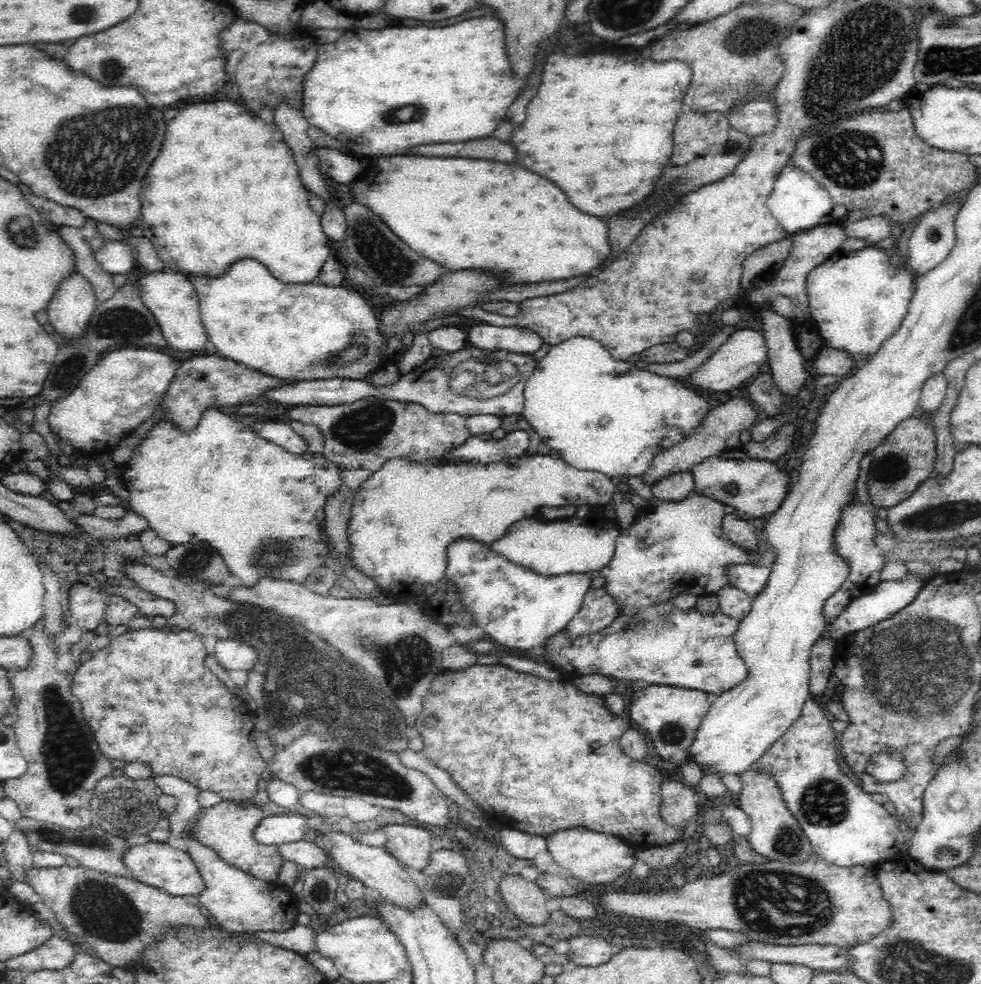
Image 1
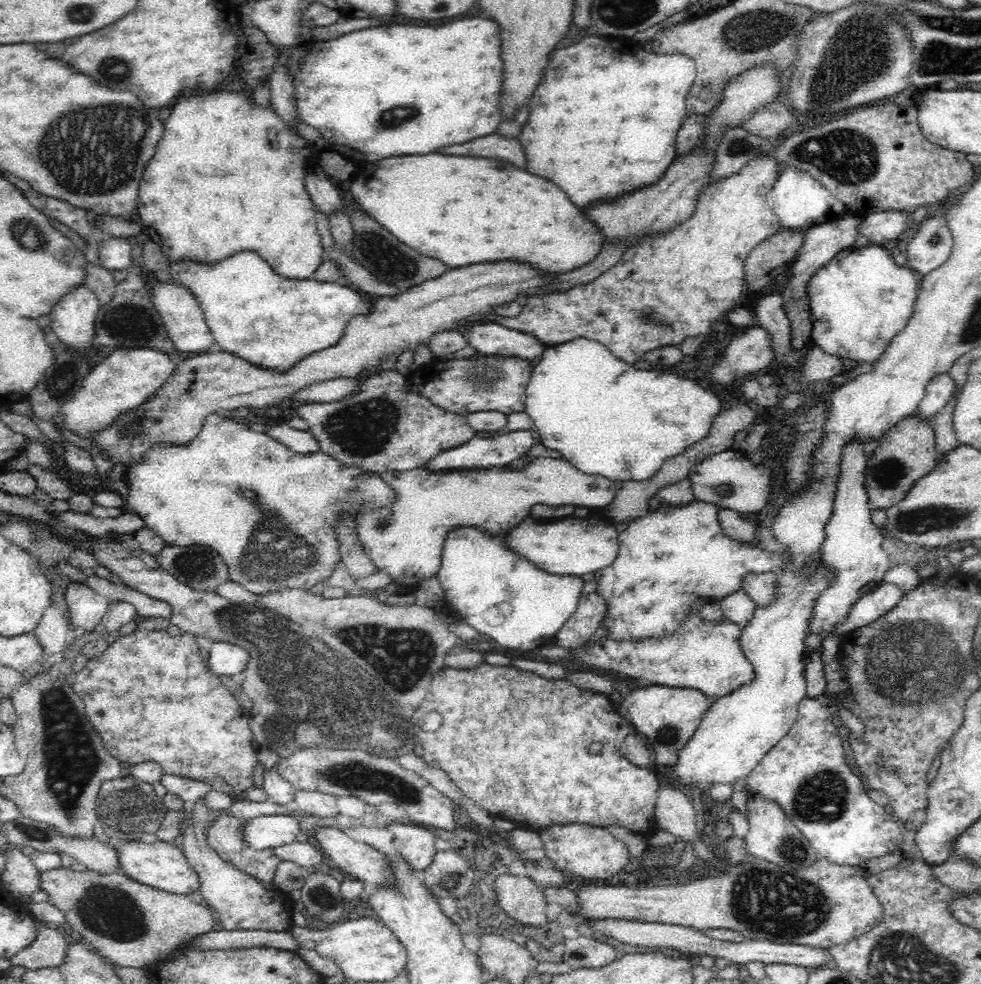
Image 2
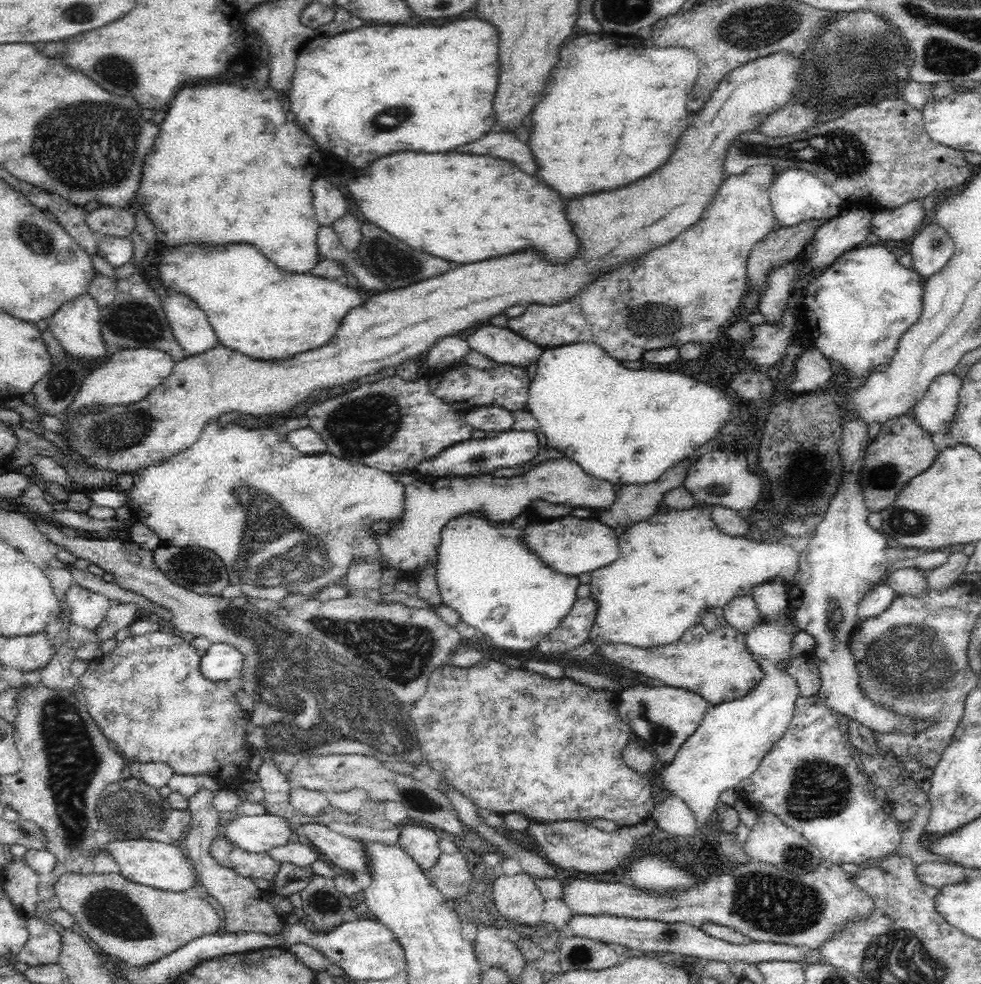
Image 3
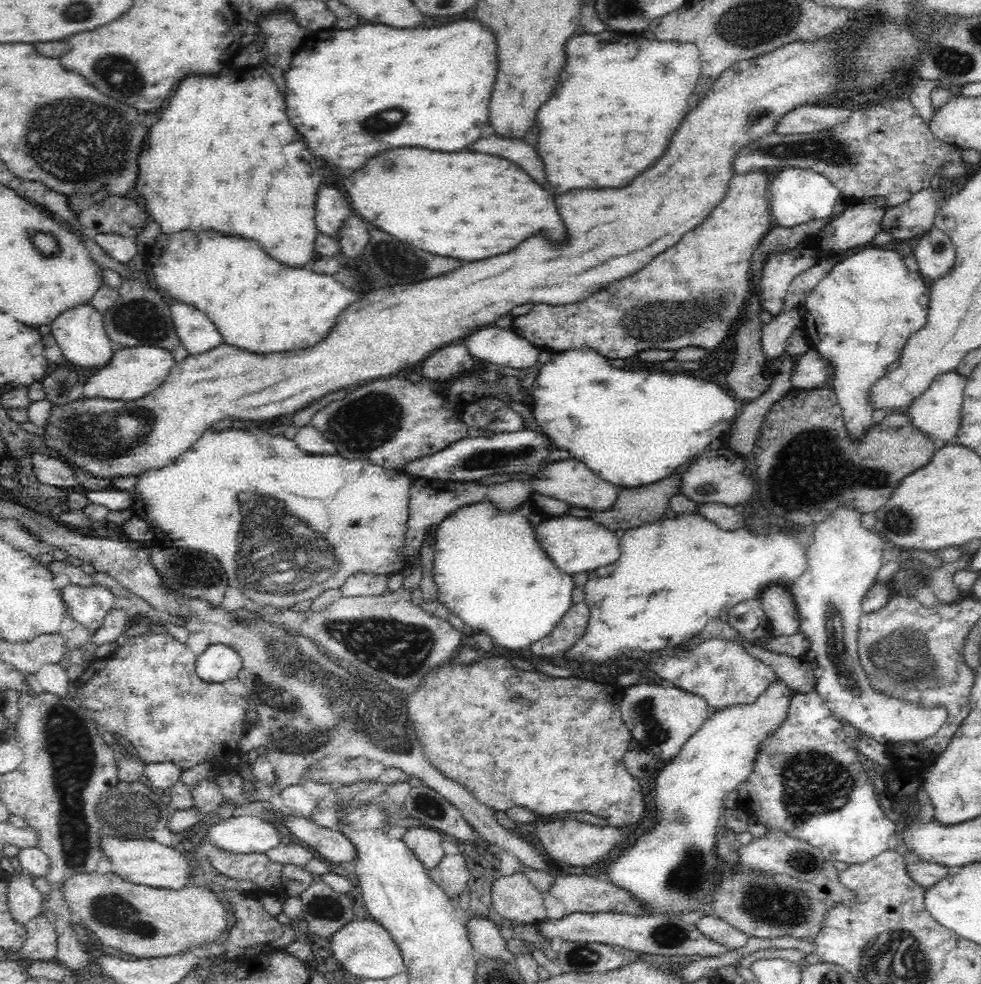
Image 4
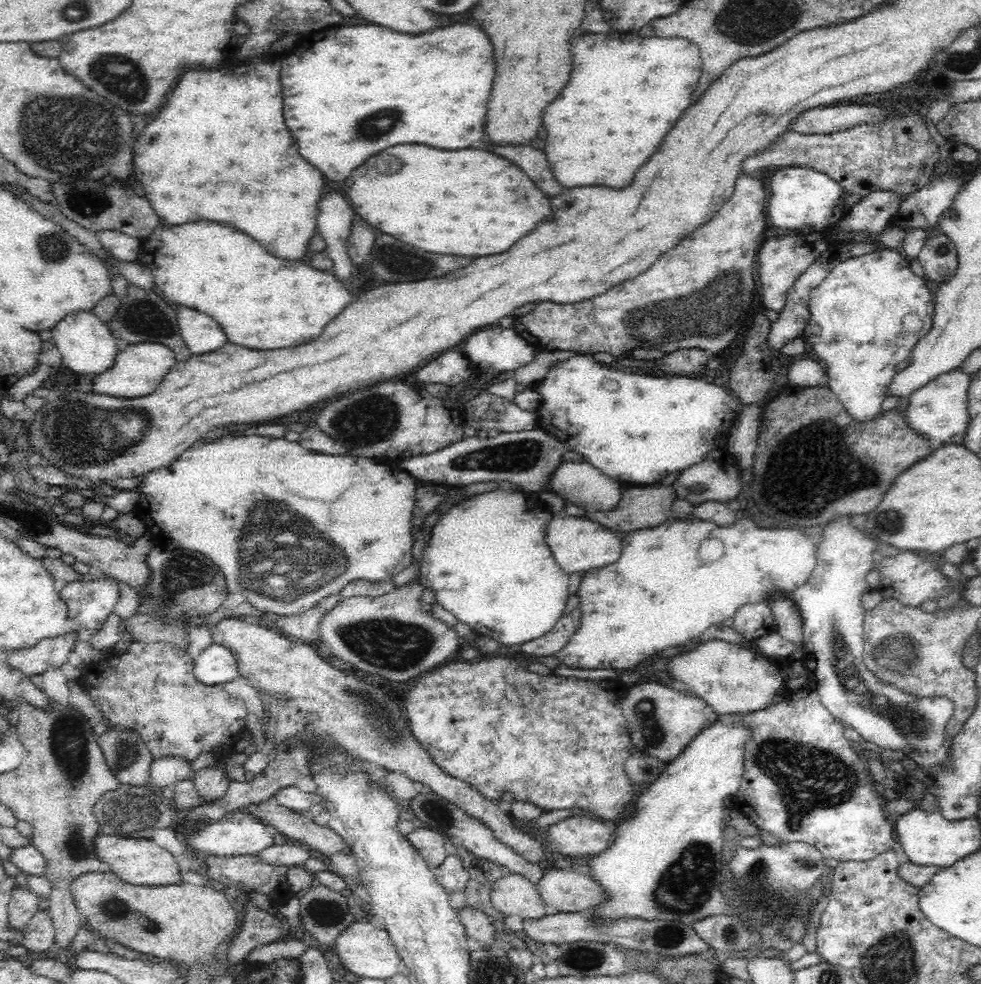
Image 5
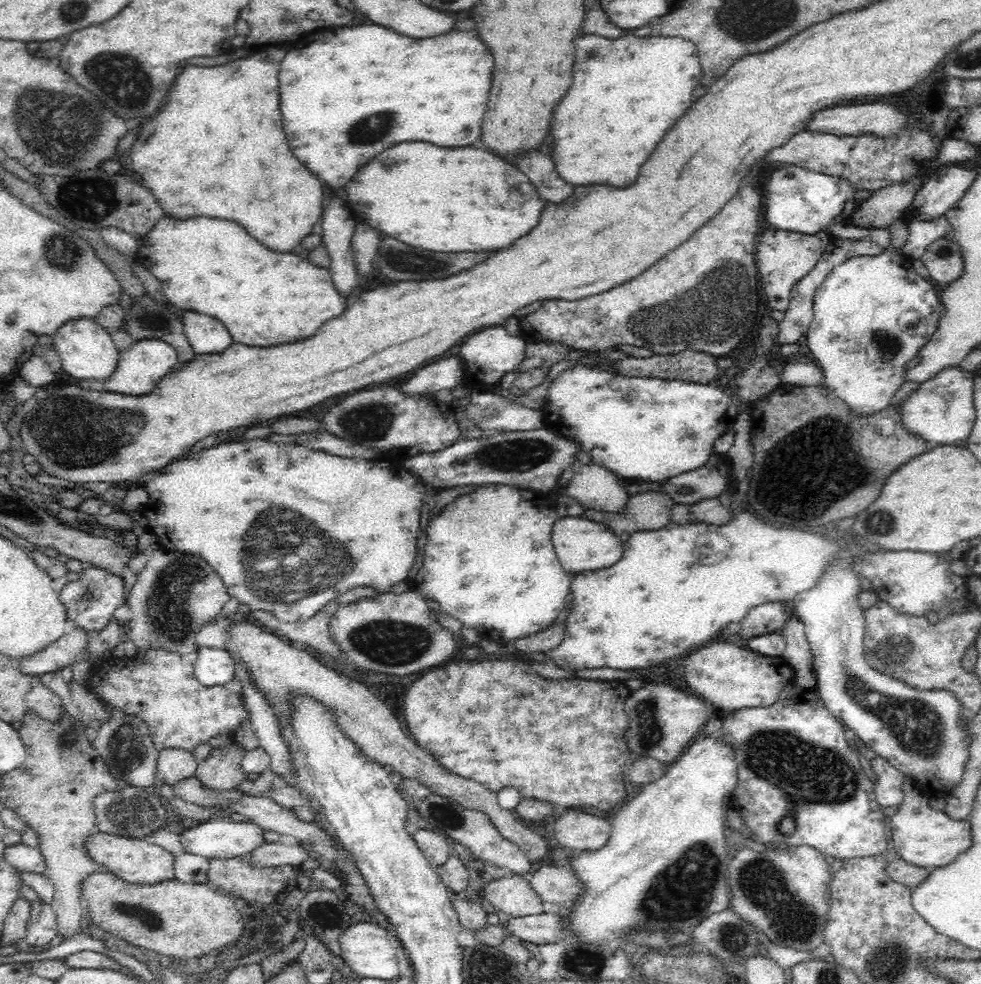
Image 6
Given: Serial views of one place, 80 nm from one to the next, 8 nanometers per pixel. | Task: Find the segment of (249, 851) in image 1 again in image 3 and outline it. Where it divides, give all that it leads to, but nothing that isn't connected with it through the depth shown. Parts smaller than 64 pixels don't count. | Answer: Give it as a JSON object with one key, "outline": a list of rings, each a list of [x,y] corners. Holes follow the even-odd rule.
{"outline":[[[218,834],[211,842],[210,854],[222,867],[234,871],[237,875],[254,880],[262,878],[268,884],[275,883],[281,863],[273,860],[268,853],[249,853],[235,847],[224,835]]]}

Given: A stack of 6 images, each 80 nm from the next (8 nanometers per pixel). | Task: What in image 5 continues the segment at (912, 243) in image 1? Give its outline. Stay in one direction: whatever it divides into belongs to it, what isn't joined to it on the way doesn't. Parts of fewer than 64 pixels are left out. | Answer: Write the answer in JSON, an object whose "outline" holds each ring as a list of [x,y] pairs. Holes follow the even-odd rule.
{"outline":[[[943,233],[928,239],[918,260],[925,268],[925,279],[930,283],[946,281],[958,268],[957,248]]]}

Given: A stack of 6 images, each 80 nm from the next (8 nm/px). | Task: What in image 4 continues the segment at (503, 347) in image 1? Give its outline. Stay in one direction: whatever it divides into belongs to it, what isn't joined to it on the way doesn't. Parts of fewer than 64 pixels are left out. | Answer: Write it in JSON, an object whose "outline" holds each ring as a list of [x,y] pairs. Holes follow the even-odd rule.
{"outline":[[[496,324],[477,330],[465,340],[464,345],[472,358],[476,358],[484,368],[488,363],[500,367],[528,368],[537,362],[542,351],[512,329],[504,330]]]}

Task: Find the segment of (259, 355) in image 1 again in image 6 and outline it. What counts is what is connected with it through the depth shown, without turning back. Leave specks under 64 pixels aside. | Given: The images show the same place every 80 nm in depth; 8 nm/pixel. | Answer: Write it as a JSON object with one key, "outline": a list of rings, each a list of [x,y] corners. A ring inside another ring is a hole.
{"outline":[[[165,215],[156,222],[157,224],[142,238],[138,239],[137,261],[152,273],[154,277],[160,281],[162,292],[166,295],[170,305],[183,313],[185,311],[196,311],[198,314],[215,318],[222,322],[227,328],[227,332],[231,334],[234,343],[252,346],[278,346],[289,344],[290,342],[298,342],[310,338],[318,328],[326,321],[336,318],[346,310],[346,299],[342,294],[338,293],[334,283],[332,282],[331,272],[328,268],[322,268],[312,264],[307,258],[300,257],[291,252],[278,253],[274,250],[266,250],[266,246],[262,246],[258,240],[250,238],[246,234],[246,230],[242,230],[242,226],[234,224],[234,222],[226,222],[226,220],[216,220],[216,218],[188,218],[184,222],[184,218],[171,218]]]}

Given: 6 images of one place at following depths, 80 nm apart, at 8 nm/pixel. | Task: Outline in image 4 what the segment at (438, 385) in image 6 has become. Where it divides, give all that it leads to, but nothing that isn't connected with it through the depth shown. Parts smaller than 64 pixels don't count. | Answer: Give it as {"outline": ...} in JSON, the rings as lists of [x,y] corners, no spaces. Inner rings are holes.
{"outline":[[[452,343],[438,349],[434,354],[424,359],[418,368],[418,375],[426,377],[431,382],[442,379],[462,377],[466,372],[474,369],[475,363],[472,355],[468,353],[464,344]]]}

